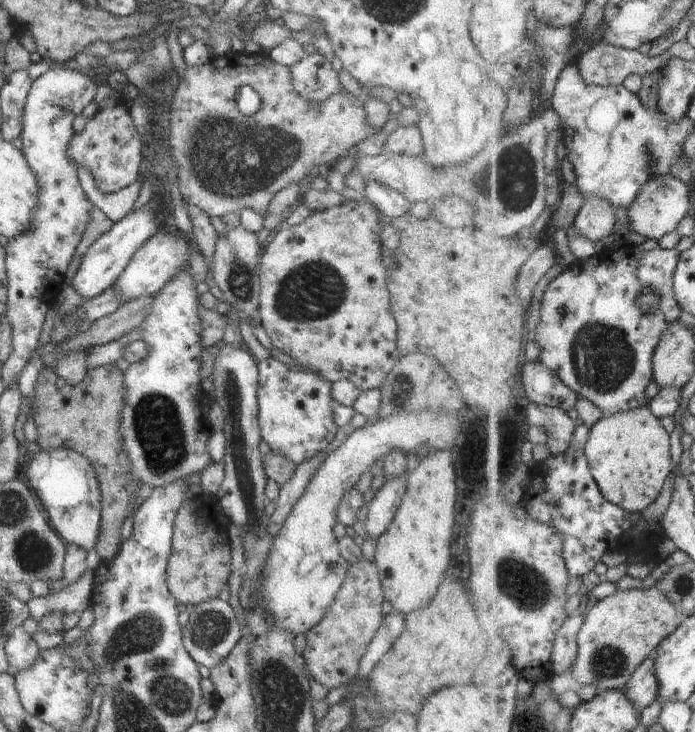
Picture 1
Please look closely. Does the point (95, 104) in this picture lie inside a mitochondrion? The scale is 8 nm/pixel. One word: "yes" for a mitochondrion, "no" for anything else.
no

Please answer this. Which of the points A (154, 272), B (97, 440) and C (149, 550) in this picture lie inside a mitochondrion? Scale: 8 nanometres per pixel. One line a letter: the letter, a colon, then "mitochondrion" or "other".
A: other
B: other
C: other

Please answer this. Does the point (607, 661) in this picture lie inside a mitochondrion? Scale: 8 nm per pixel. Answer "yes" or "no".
yes

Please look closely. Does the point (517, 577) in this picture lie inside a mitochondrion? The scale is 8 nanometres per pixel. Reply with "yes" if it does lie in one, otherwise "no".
yes

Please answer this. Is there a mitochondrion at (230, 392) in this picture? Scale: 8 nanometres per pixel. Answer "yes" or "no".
yes

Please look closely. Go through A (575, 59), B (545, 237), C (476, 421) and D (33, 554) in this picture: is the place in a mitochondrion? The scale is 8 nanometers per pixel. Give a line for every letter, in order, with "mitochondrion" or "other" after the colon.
A: other
B: other
C: other
D: mitochondrion

